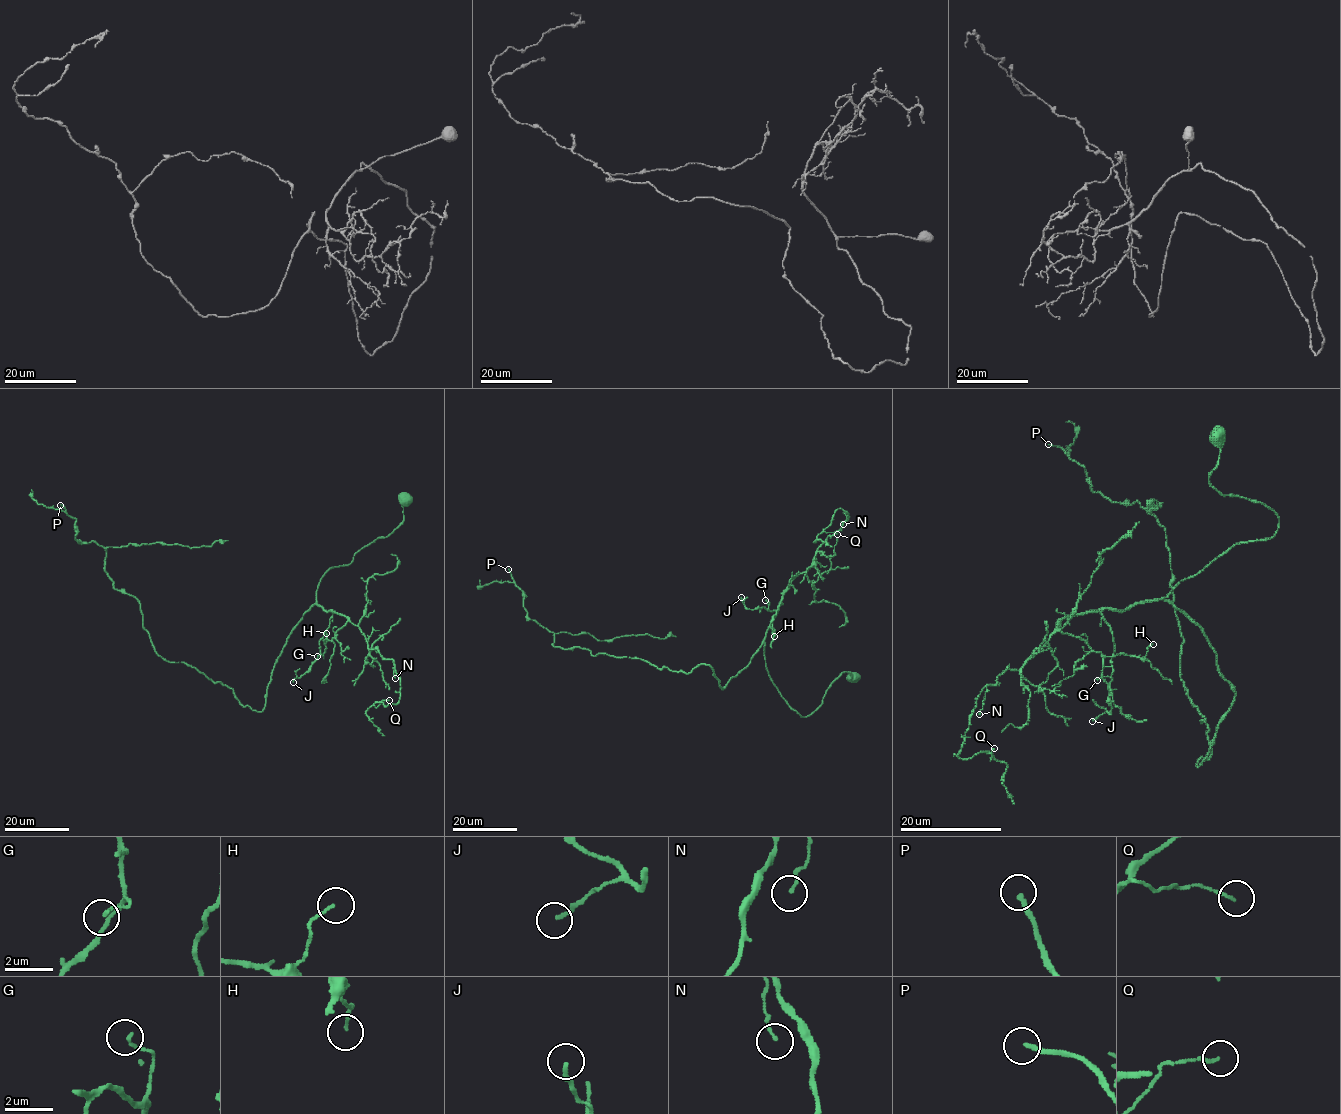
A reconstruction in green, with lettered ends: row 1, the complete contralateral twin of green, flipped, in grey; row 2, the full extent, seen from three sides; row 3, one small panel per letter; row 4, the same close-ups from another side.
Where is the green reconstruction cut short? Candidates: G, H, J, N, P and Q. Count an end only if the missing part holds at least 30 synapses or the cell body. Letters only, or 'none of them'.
P

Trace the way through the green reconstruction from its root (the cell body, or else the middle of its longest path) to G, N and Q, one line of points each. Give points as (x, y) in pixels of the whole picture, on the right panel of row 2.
G: (1217, 436), (1208, 482), (1268, 506), (1276, 533), (1240, 542), (1165, 597), (1105, 608), (1112, 674), (1097, 680)
N: (1217, 436), (1208, 482), (1268, 506), (1276, 533), (1240, 542), (1165, 597), (1066, 616), (986, 687), (979, 714)
Q: (1217, 436), (1208, 482), (1268, 506), (1276, 533), (1165, 597), (1066, 616), (983, 689), (955, 755), (994, 748)

